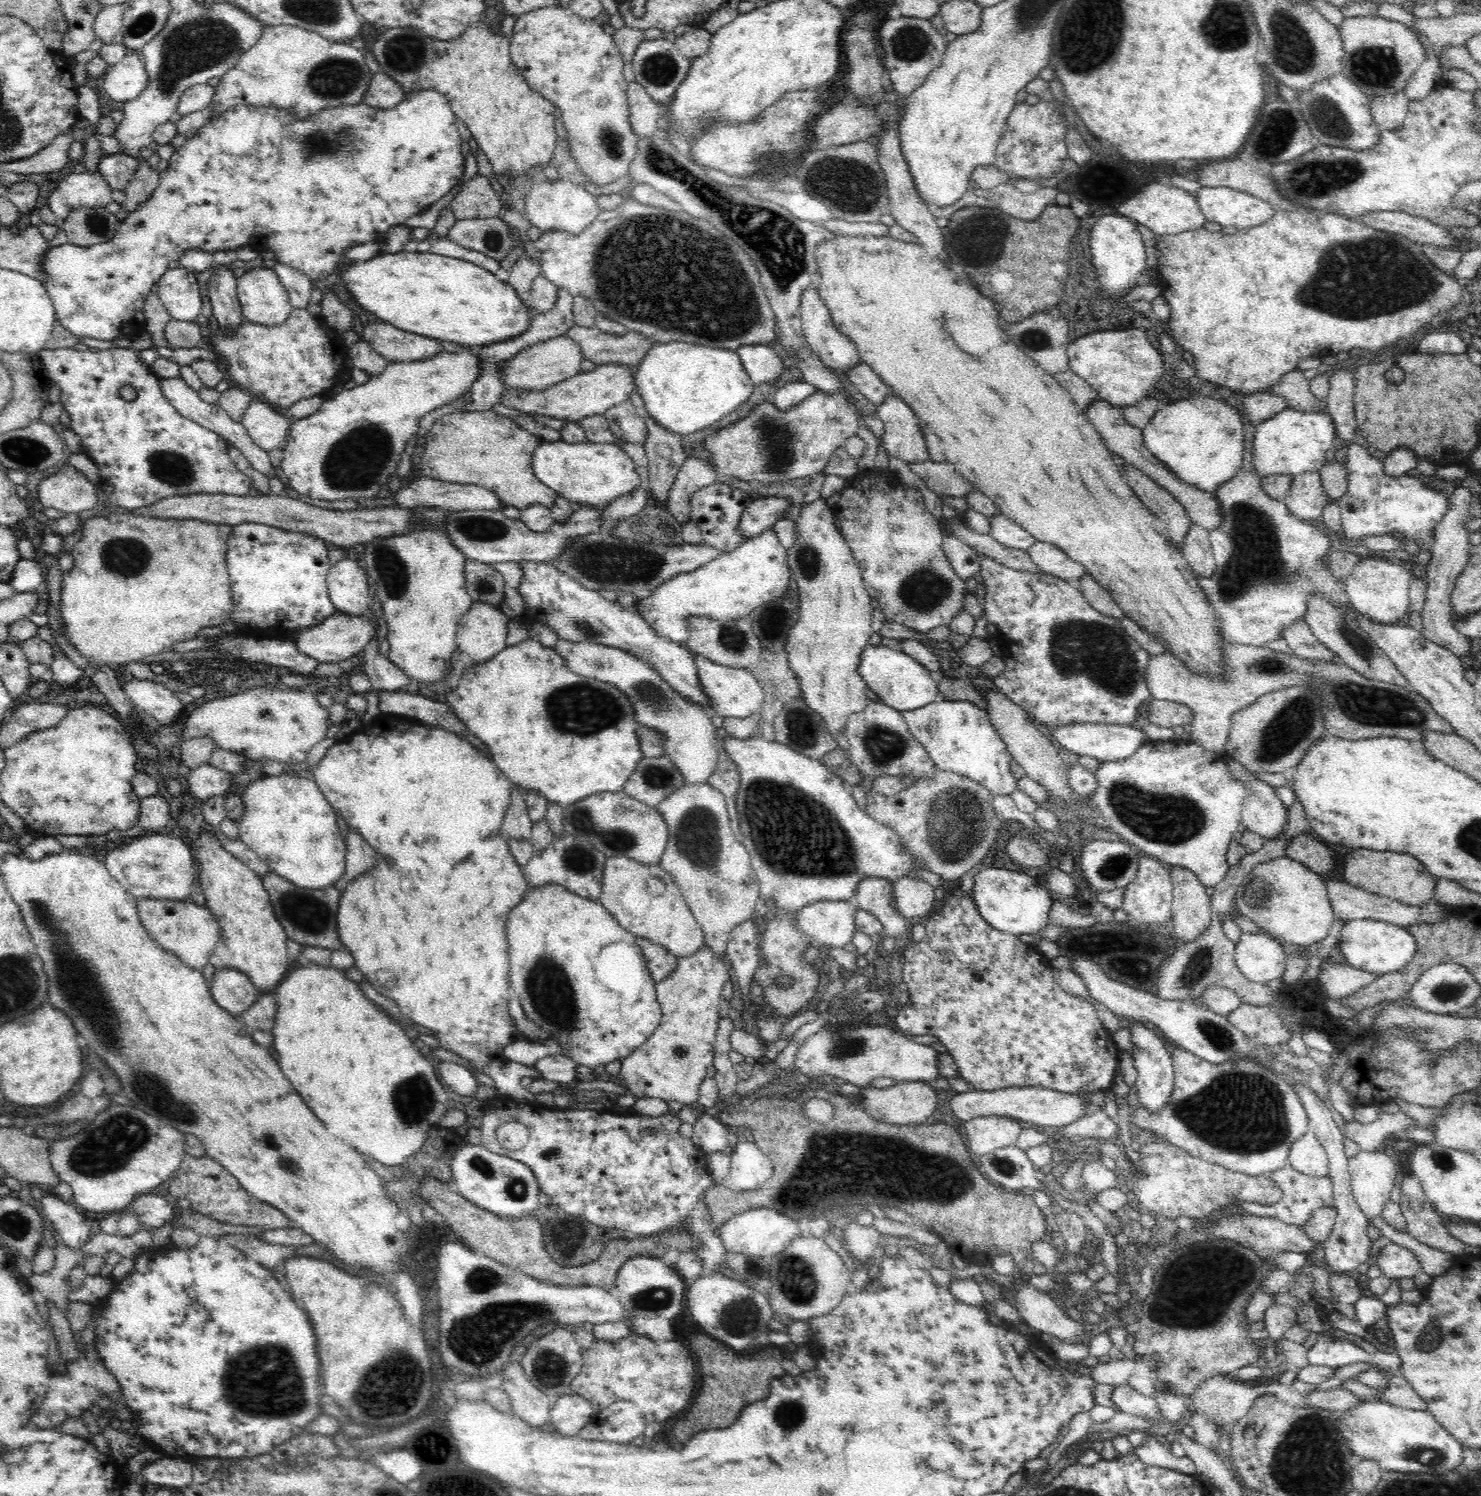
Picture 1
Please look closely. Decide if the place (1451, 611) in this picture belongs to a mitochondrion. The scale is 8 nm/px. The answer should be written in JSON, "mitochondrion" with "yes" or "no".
{"mitochondrion":"no"}

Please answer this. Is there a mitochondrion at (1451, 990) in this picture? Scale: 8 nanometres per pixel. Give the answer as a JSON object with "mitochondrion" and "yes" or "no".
{"mitochondrion":"yes"}

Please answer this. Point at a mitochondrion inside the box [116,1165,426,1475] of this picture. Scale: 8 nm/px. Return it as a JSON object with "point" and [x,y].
{"point":[264,1380]}

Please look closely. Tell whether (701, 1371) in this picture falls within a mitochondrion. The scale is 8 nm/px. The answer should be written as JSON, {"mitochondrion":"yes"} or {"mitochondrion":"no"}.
{"mitochondrion":"no"}

